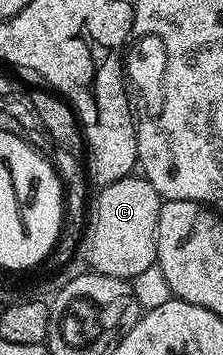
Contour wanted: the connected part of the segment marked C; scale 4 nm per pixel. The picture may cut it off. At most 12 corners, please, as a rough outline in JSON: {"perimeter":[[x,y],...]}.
{"perimeter":[[144,177],[96,192],[89,271],[132,280],[157,262],[162,198]]}

